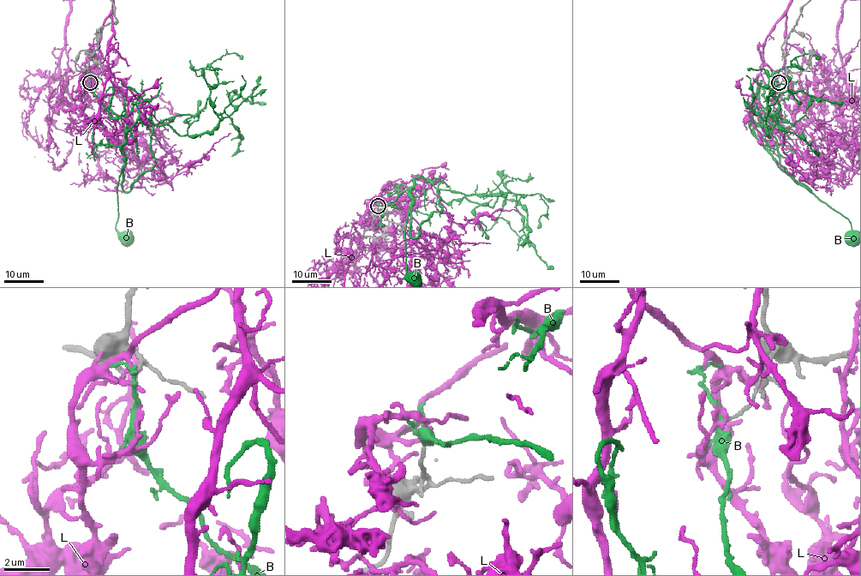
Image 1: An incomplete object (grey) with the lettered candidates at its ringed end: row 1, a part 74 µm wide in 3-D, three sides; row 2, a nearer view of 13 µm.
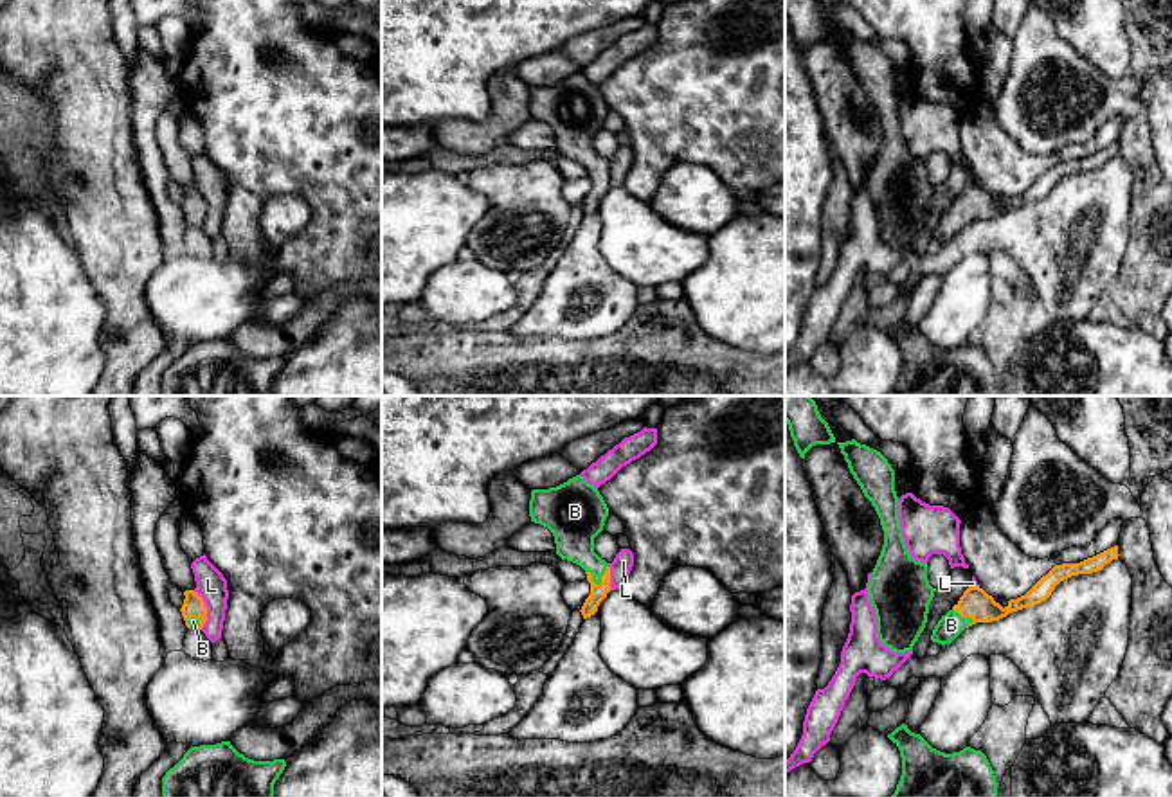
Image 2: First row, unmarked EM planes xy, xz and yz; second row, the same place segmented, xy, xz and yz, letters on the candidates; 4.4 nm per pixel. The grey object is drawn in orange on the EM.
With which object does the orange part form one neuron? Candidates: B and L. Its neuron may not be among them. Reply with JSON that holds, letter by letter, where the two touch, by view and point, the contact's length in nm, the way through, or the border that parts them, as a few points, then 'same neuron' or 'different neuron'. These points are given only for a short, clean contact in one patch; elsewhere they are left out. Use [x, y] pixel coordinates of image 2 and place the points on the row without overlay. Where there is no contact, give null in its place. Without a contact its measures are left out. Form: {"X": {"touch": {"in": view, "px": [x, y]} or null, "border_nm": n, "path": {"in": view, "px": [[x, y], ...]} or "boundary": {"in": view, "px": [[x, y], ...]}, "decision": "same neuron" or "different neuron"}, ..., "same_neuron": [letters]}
{"B": {"touch": {"in": "xz", "px": [598, 182]}, "border_nm": 110, "path": {"in": "xz", "px": [[598, 189], [598, 182], [598, 168], [575, 132]]}, "decision": "same neuron"}, "L": {"touch": {"in": "xy", "px": [206, 207]}, "border_nm": 180, "decision": "different neuron"}, "same_neuron": ["B"]}

